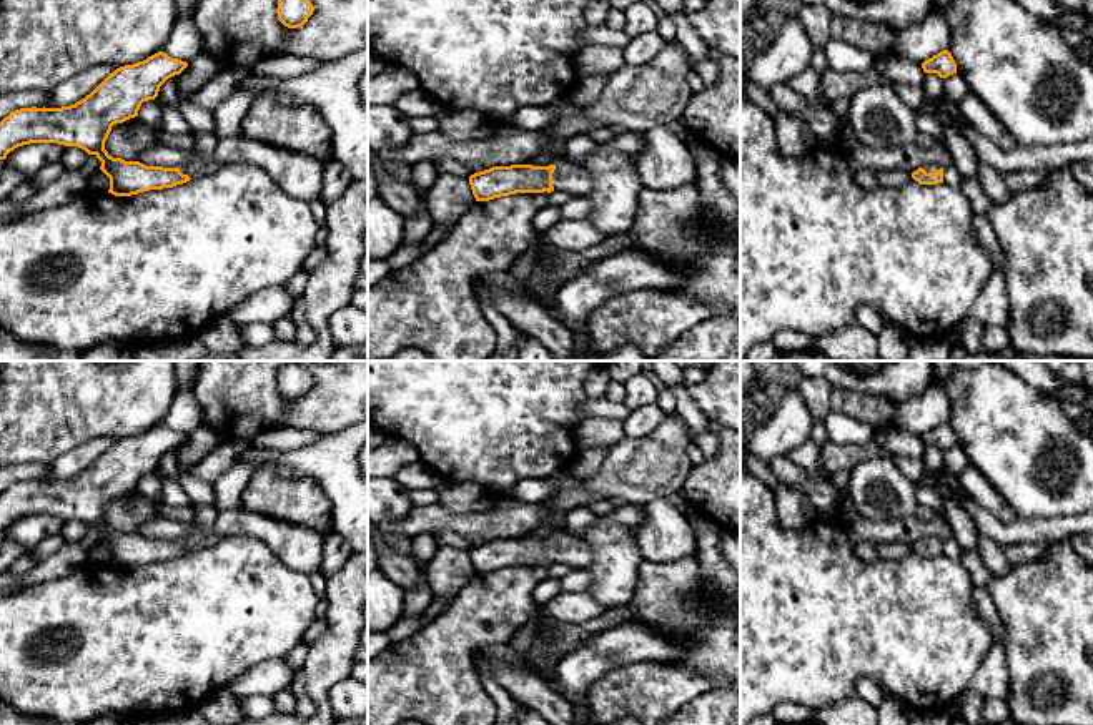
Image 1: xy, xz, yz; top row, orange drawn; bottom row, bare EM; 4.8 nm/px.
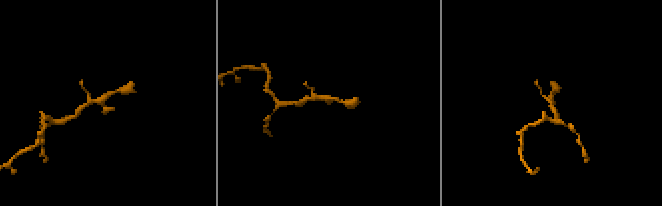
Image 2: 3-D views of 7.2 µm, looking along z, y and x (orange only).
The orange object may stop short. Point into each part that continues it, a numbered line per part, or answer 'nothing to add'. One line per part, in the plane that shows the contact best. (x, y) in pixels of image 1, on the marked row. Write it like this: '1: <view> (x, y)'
1: xz (568, 177)

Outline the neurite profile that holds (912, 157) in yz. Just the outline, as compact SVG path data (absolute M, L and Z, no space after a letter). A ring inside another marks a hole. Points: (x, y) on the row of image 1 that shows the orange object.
M855 138L840 143L845 160L857 173L862 168L872 171L905 170L913 173L927 165L945 168L953 165L953 158L947 146L935 143L932 148L922 148L915 143L907 146L867 148Z

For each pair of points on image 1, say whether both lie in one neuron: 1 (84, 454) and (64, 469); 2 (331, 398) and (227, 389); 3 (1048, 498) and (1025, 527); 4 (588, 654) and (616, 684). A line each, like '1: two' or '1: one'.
1: one
2: one
3: two
4: two

